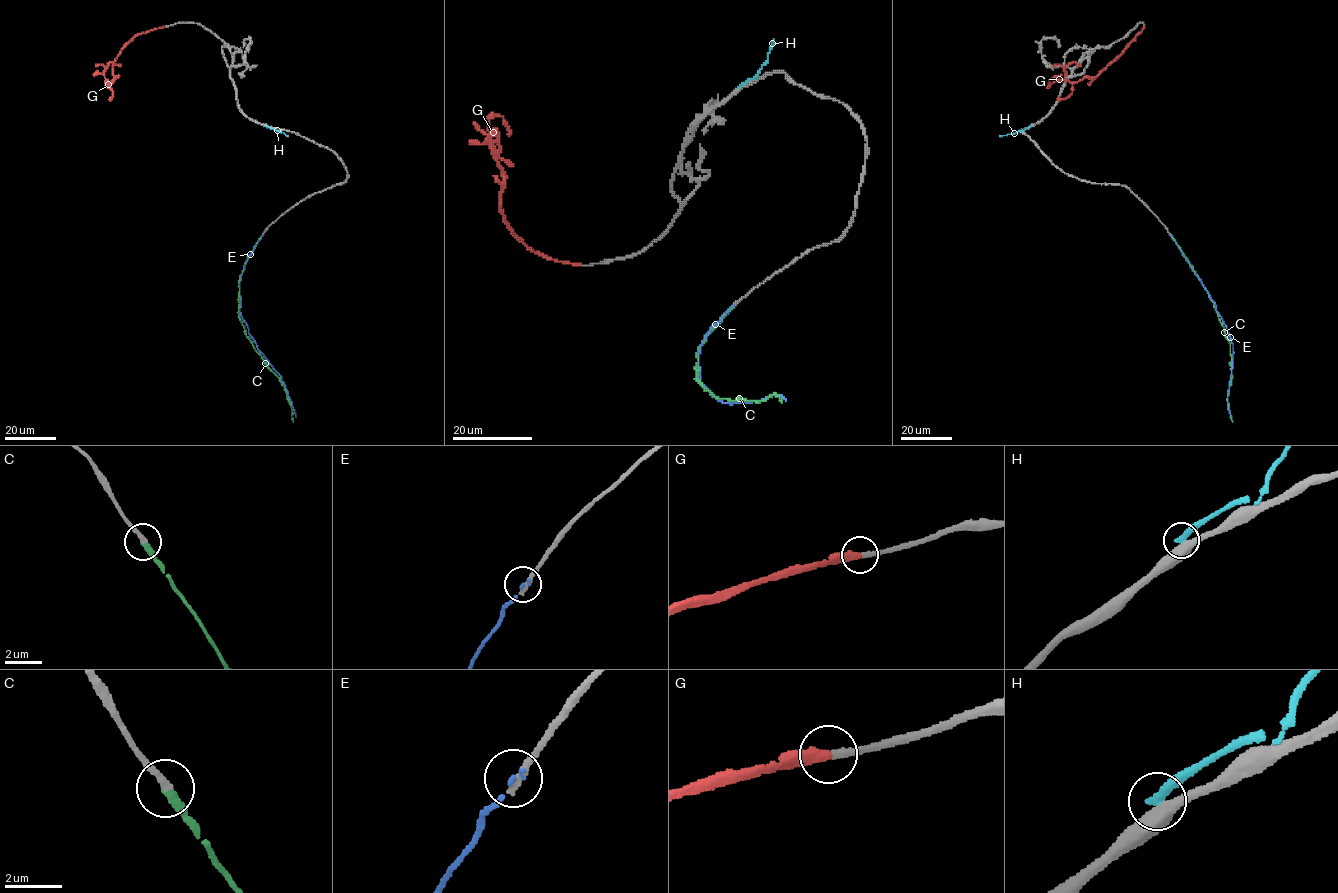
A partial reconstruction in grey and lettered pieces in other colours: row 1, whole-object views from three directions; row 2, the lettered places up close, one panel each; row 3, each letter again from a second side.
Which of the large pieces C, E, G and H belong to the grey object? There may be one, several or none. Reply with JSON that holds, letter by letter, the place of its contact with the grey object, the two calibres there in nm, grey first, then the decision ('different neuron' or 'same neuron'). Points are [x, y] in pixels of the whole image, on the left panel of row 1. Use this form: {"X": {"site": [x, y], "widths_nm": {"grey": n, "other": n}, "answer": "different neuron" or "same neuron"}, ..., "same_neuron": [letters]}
{"C": {"site": [261, 237], "widths_nm": {"grey": 260, "other": 360}, "answer": "same neuron"}, "E": {"site": [261, 236], "widths_nm": {"grey": 320, "other": 150}, "answer": "different neuron"}, "G": {"site": [164, 27], "widths_nm": {"grey": 280, "other": 440}, "answer": "same neuron"}, "H": {"site": [265, 125], "widths_nm": {"grey": 480, "other": 320}, "answer": "different neuron"}, "same_neuron": ["C", "G"]}

